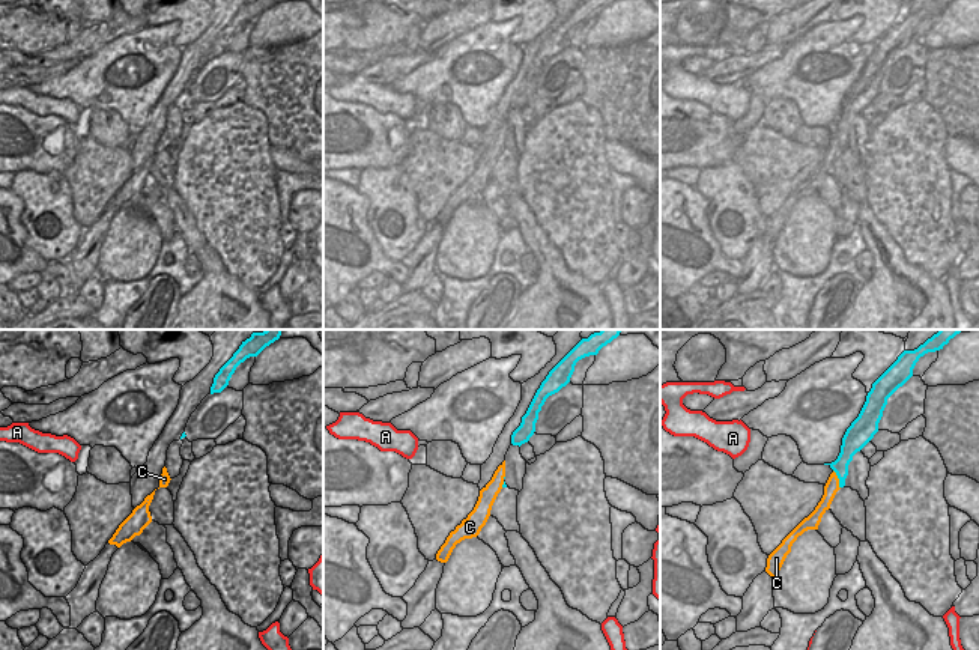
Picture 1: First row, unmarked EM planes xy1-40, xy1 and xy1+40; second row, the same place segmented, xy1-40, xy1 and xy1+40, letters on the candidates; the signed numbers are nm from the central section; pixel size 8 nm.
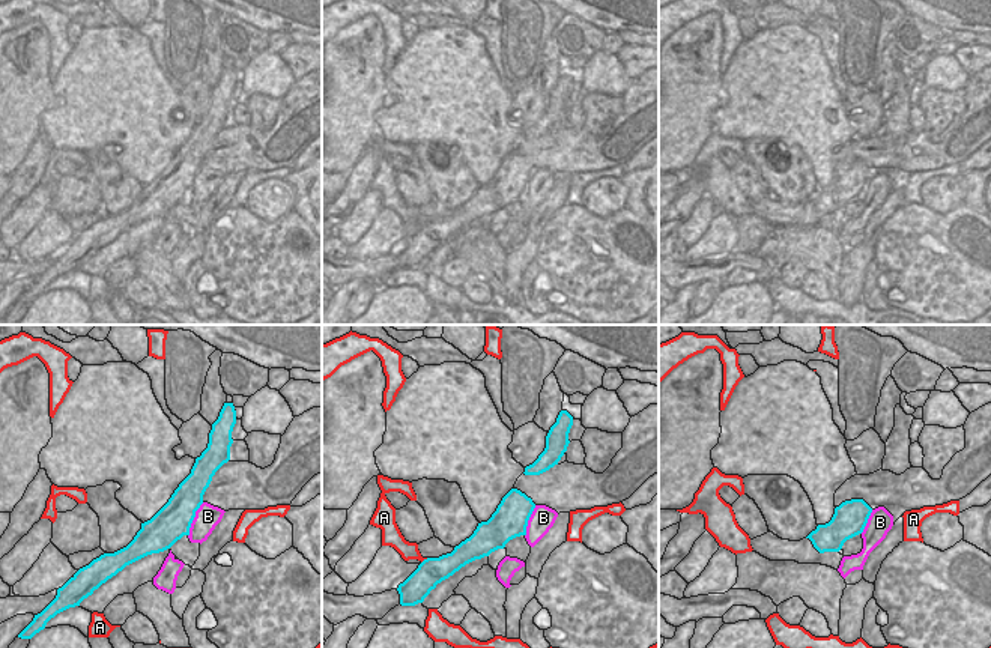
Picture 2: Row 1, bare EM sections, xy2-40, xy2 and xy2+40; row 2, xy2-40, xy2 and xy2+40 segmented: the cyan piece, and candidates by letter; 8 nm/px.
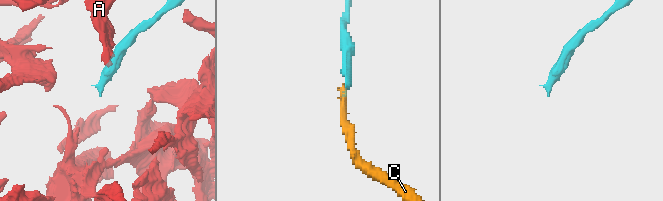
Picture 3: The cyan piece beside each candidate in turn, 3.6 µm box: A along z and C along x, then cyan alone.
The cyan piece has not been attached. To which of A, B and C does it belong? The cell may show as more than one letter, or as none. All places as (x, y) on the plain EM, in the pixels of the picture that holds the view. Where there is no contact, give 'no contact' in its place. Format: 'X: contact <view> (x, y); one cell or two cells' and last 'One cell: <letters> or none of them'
A: contact xy2 (424, 223); two cells
B: contact xy2-40 (193, 182); two cells
C: contact xy1+40 (838, 140); one cell
One cell: C

